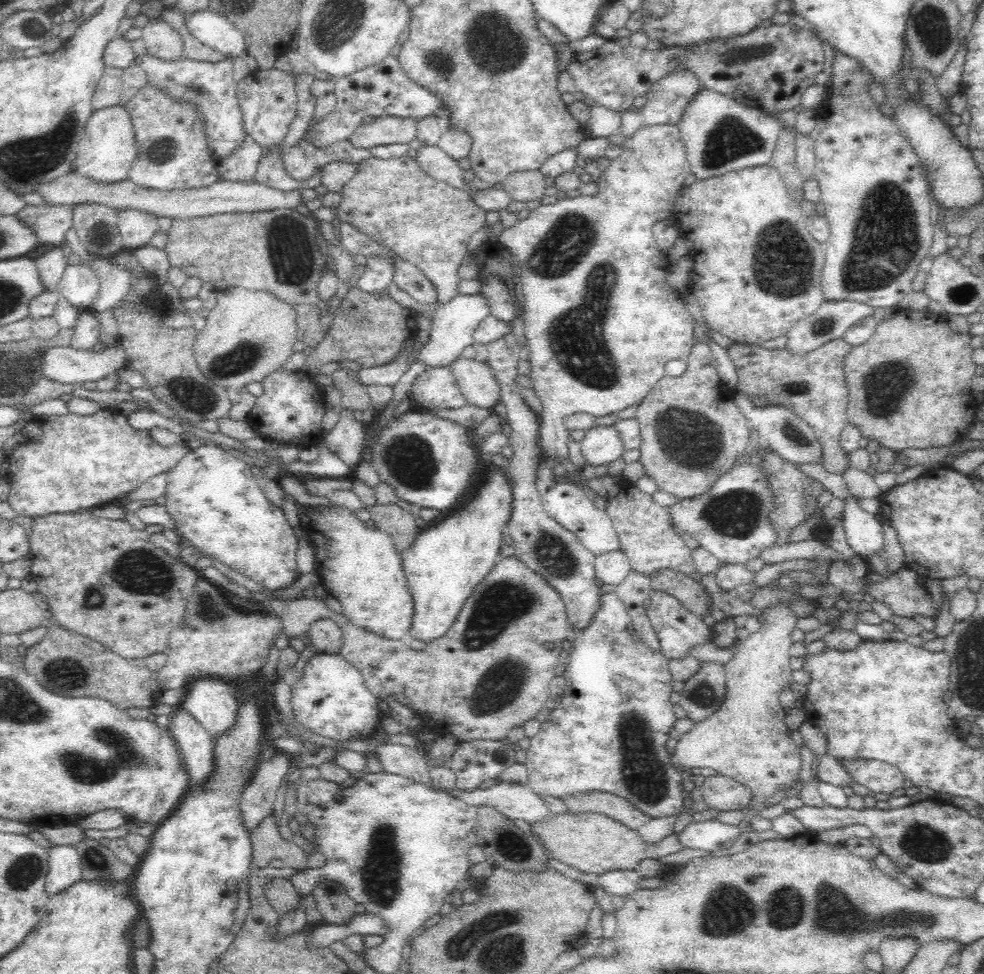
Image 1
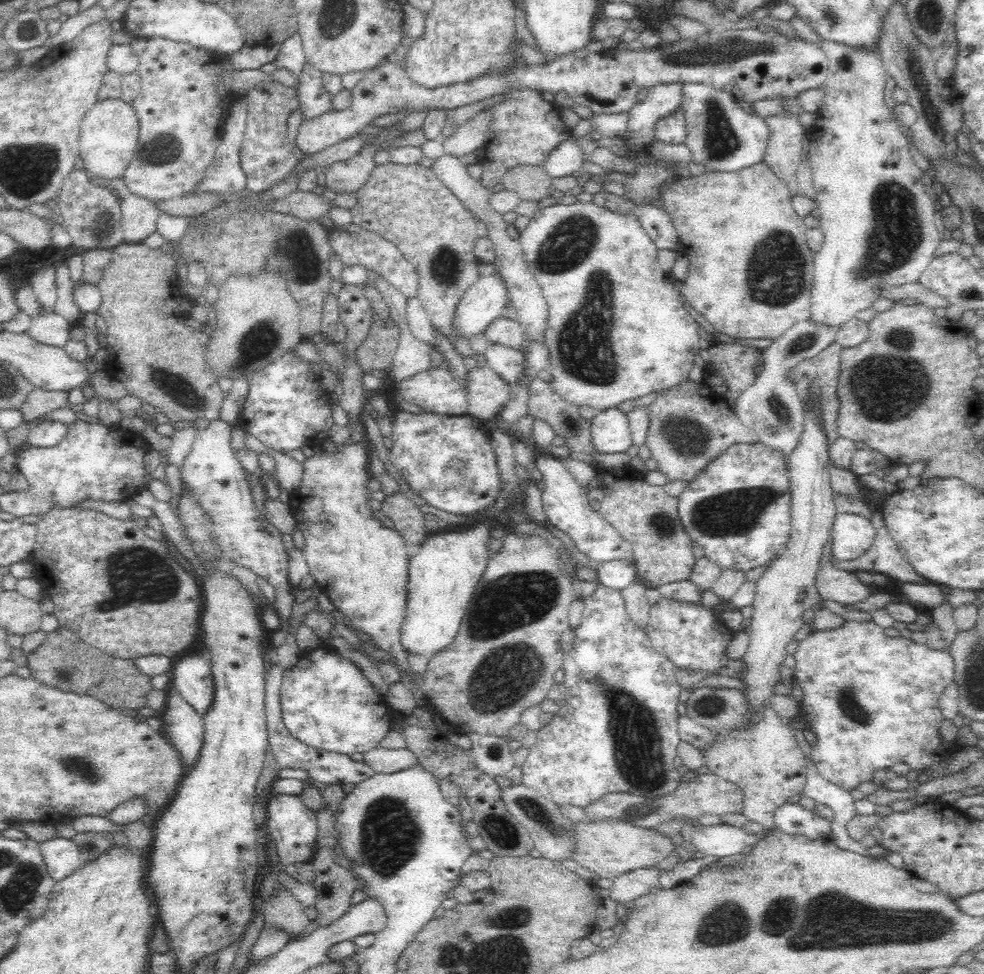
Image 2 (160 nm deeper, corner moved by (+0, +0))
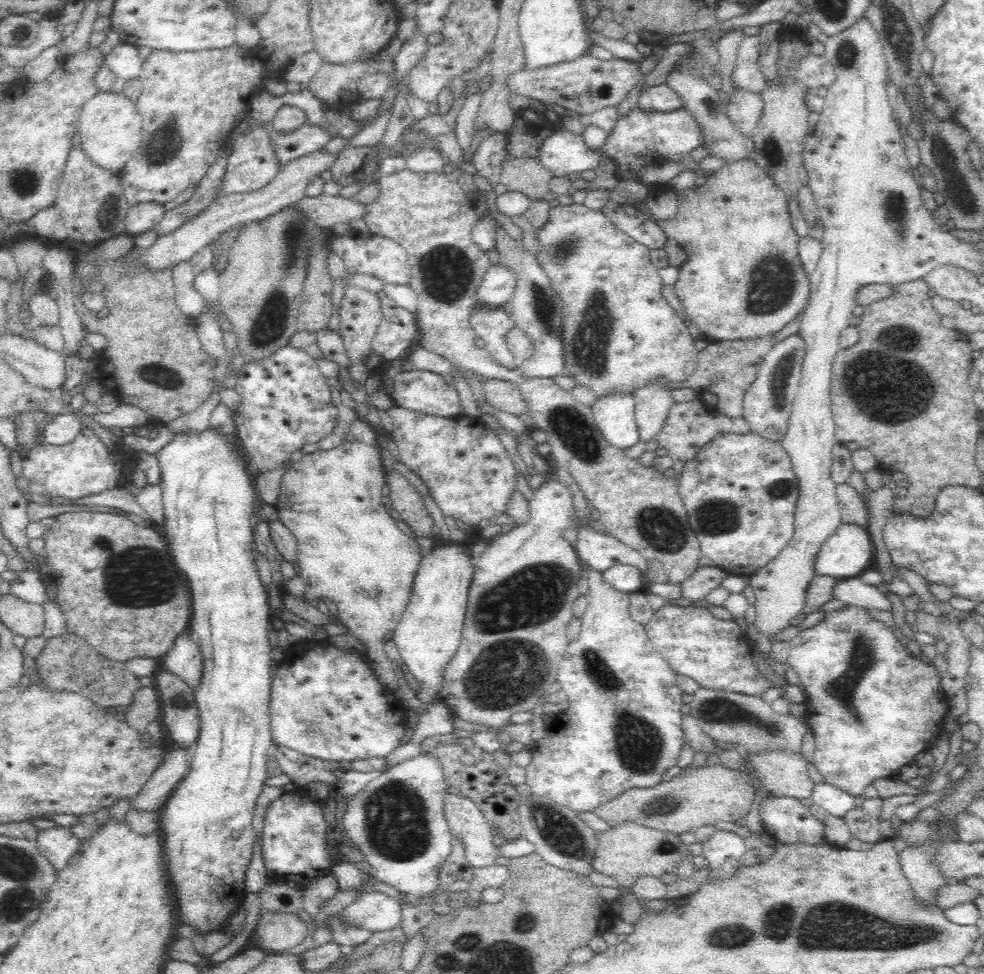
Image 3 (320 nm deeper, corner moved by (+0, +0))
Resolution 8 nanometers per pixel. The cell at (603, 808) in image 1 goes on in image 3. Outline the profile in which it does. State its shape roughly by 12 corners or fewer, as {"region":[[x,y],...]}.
{"region":[[723,764],[681,768],[593,810],[680,835],[745,818],[746,774]]}

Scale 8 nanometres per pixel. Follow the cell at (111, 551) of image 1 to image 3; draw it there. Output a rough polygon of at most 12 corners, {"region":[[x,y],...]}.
{"region":[[117,513],[43,534],[70,633],[160,659],[188,630],[167,541]]}

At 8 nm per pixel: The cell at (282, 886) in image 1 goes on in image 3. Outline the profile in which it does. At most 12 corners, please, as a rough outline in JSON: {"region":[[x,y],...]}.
{"region":[[261,914],[252,948],[282,954],[308,926],[297,914]]}

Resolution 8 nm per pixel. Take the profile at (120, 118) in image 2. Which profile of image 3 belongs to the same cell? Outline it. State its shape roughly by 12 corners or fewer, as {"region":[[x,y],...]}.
{"region":[[123,93],[83,104],[86,156],[118,173],[141,145],[143,118]]}

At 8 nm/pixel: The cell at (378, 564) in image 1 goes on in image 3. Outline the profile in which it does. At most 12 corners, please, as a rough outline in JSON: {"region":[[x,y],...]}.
{"region":[[378,448],[305,454],[273,505],[300,578],[399,687],[386,634],[424,556]]}

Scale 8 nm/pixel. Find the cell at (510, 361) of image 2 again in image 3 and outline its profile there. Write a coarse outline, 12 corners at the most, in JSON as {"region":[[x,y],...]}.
{"region":[[474,307],[475,338],[497,363],[518,368],[505,336],[516,327],[502,307]]}

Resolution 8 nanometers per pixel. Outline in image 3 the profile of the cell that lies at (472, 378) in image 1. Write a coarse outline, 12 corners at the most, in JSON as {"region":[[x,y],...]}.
{"region":[[488,379],[485,402],[521,417],[529,415],[516,385]]}

